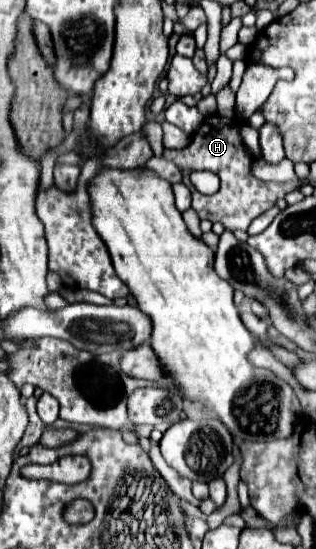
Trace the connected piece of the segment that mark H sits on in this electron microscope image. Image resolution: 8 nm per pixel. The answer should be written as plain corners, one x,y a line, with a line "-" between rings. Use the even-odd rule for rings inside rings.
213,115
209,119
203,121
203,125
195,131
189,147
181,149
181,151
171,151
165,149
163,157
167,161
173,161
181,173
183,173
183,183
191,189
193,193
193,209
197,211
200,220
208,219
209,221
219,221
225,225
225,229
235,231
235,229
243,229
247,231
247,227
251,225
251,221
255,217
259,217
261,213
265,213
267,209
271,209
275,205
277,199
285,197
289,191
297,189
297,183
265,183
255,179
249,173
249,165
251,165
251,157
247,155
247,149
243,147
243,141
239,137
239,125
233,123
231,119
-
193,169
207,169
213,171
215,175
219,175
221,179
221,189
215,195
201,195
189,181
189,173

